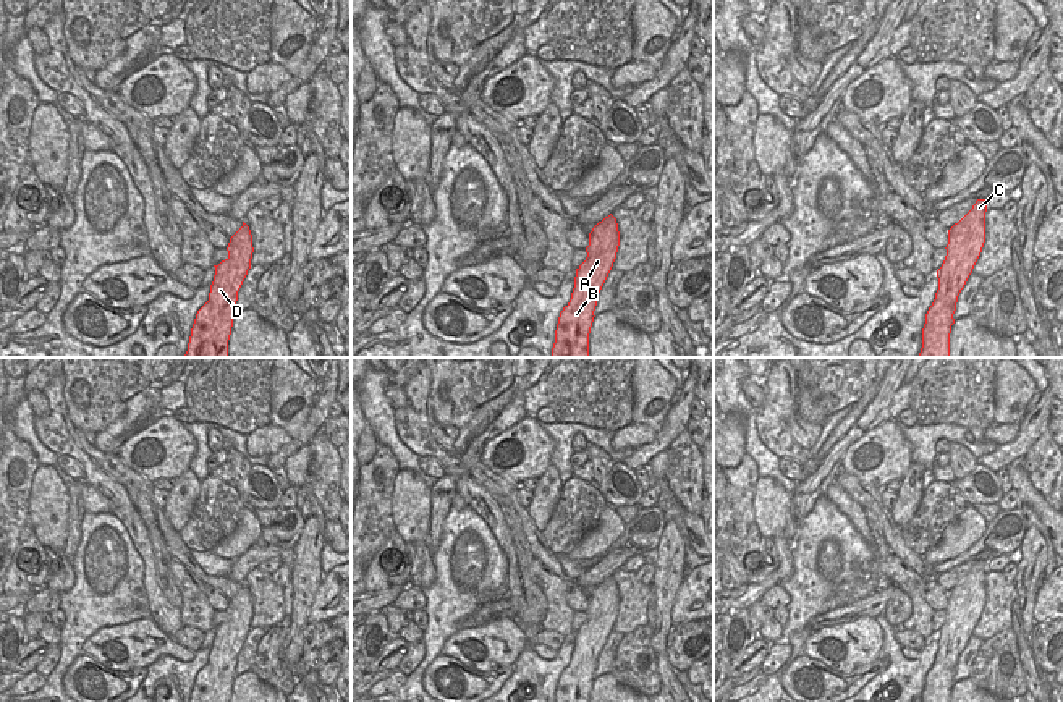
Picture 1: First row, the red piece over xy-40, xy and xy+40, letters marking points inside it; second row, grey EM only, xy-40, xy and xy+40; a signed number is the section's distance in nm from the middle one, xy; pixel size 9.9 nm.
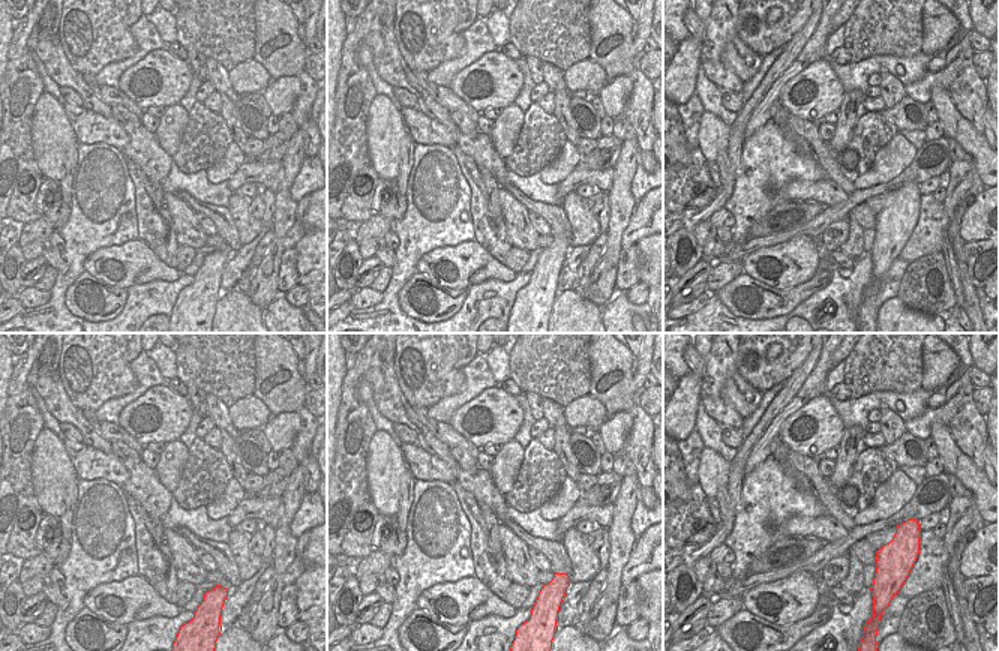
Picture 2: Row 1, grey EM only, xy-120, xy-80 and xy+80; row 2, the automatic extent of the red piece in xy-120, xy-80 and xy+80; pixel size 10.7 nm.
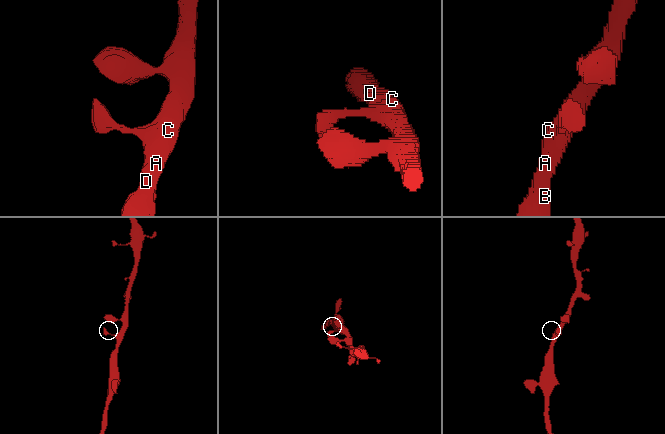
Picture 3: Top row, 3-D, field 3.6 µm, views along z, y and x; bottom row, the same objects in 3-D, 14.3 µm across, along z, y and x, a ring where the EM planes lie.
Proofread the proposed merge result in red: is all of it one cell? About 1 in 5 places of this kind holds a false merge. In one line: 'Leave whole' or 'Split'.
Leave whole.

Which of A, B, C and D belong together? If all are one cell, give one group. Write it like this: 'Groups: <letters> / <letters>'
Groups: A B C D.

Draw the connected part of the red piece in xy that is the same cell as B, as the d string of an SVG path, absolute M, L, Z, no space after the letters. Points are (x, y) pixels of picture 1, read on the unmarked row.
M610 576L589 595L587 620L576 631L571 662L560 675L555 702L589 702L597 660L613 629L618 608L618 586Z

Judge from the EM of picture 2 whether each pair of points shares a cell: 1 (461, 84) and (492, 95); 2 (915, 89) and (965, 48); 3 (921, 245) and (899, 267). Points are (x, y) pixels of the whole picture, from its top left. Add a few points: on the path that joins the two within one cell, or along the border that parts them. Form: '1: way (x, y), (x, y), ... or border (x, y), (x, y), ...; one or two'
1: way (467, 93), (470, 99), (483, 98); one
2: way (929, 81), (938, 80), (954, 62); one
3: border (899, 257), (909, 263); two

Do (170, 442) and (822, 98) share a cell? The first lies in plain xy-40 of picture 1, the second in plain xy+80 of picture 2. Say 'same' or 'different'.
same

